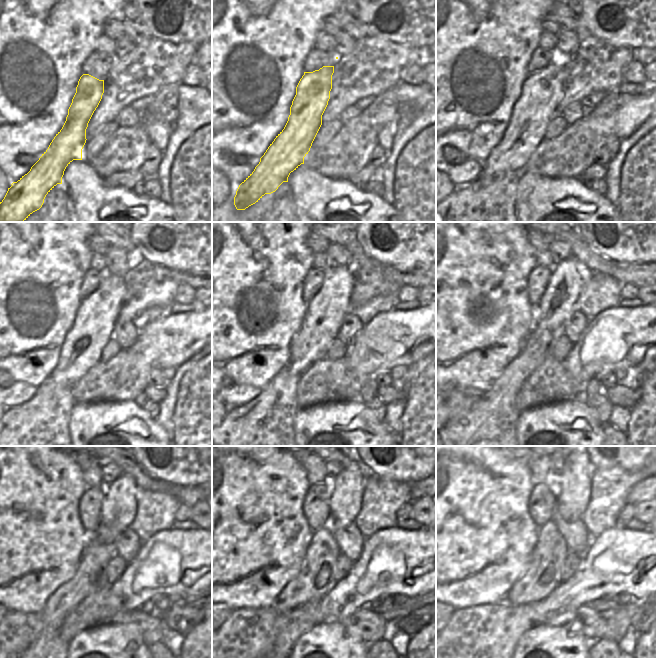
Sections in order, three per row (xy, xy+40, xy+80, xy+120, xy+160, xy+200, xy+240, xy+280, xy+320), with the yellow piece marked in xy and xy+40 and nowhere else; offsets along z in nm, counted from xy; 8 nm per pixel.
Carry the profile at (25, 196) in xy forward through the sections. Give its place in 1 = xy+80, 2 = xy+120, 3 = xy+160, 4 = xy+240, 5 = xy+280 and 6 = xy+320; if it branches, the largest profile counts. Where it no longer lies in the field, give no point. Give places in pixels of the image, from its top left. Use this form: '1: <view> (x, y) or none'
1: xy+80 (541, 94)
2: xy+120 (97, 315)
3: xy+160 (325, 312)
4: xy+240 (119, 505)
5: xy+280 (346, 500)
6: xy+320 (576, 478)

